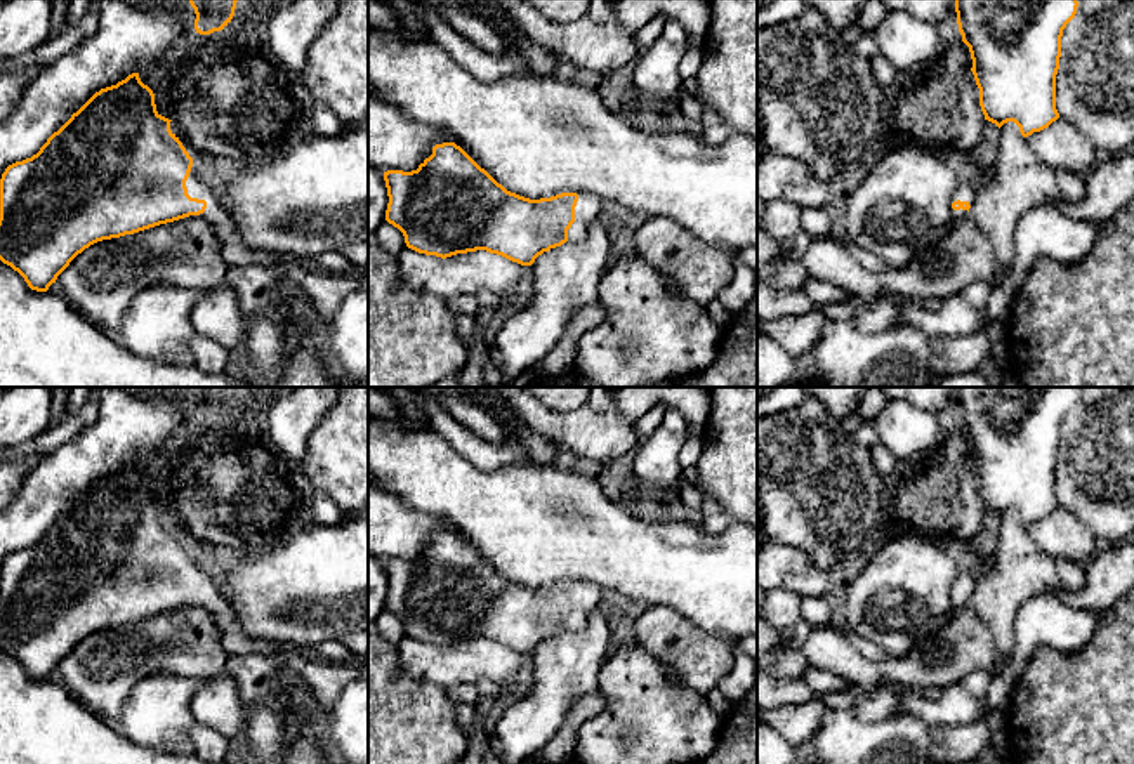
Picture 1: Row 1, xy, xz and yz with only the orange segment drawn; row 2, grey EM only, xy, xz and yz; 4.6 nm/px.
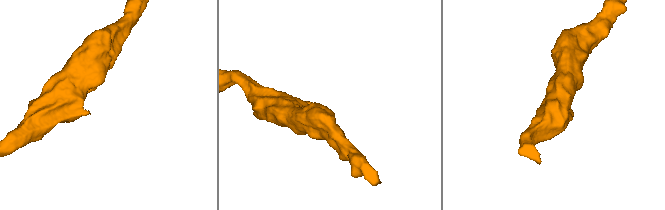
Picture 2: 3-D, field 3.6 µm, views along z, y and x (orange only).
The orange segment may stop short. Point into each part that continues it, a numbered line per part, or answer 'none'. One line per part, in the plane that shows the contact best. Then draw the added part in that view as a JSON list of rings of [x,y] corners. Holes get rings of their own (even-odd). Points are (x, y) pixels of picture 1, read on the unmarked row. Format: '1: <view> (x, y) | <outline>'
1: xy (233, 639) | [[[193,550],[186,576],[191,587],[207,590],[207,597],[203,603],[200,603],[200,606],[207,608],[215,616],[222,634],[222,646],[226,651],[233,655],[276,655],[281,648],[287,646],[280,641],[254,641],[243,636],[231,606],[226,603],[221,592],[219,583],[214,580],[212,573],[200,564],[196,550]]]

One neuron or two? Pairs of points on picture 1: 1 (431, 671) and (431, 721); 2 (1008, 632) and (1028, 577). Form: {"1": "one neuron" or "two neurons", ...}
{"1": "two neurons", "2": "one neuron"}

